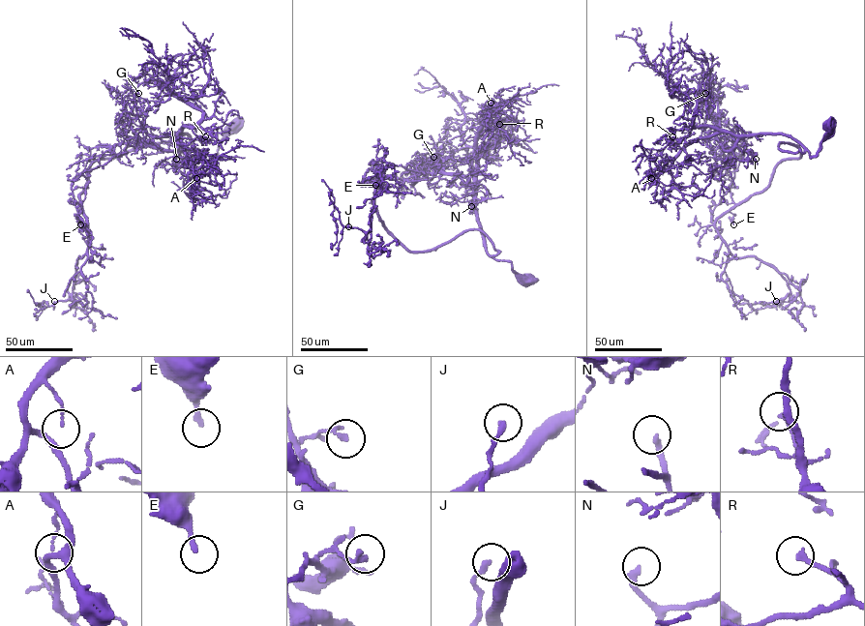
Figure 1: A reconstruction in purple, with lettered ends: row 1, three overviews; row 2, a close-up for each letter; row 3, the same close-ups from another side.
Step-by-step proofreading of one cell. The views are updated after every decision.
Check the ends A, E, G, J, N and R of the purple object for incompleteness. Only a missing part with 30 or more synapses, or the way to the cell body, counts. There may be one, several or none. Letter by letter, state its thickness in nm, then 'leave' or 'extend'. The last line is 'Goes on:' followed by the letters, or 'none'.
A: calibre 80 nm; leave
E: calibre 190 nm; leave
G: calibre 190 nm; leave
J: calibre 190 nm; leave
N: calibre 220 nm; extend
R: calibre 220 nm; leave
Goes on: N

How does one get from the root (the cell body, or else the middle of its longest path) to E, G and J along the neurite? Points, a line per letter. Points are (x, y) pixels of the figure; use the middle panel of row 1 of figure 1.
E: (527, 279), (510, 261), (493, 257), (499, 252), (476, 229), (409, 252), (376, 213), (375, 185)
G: (527, 279), (512, 270), (510, 261), (488, 253), (468, 180), (420, 168), (433, 157)
J: (527, 279), (476, 229), (408, 251), (376, 213), (381, 166), (371, 229), (362, 241), (348, 226)

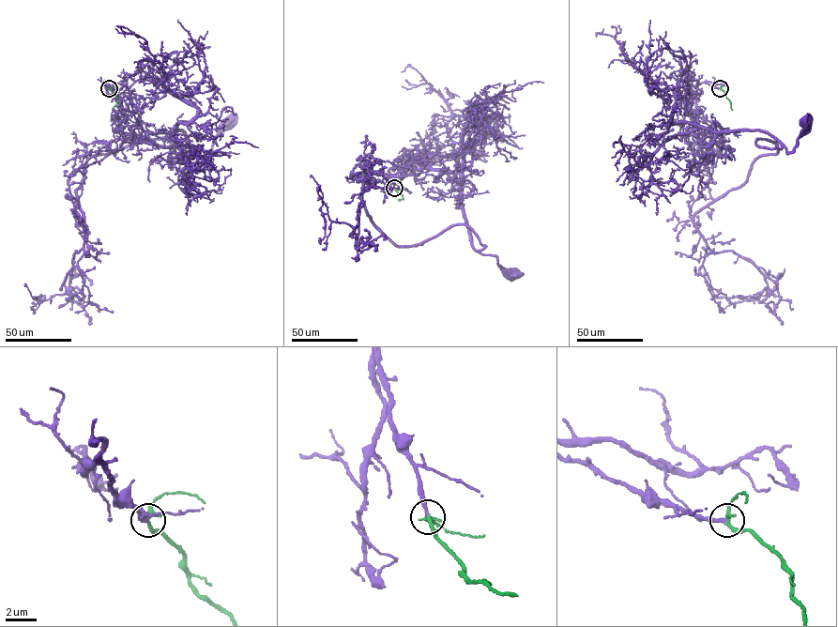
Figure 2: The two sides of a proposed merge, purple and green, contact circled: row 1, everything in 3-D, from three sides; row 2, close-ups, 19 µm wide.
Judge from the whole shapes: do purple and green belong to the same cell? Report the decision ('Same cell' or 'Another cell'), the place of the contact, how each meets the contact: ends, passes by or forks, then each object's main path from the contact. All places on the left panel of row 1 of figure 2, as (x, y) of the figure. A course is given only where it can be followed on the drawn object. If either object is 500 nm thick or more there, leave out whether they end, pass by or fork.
Same cell. Place: (109, 88). At the ring purple ends. At the ring green passes by. Course of purple: (109, 88), (120, 98), (127, 125), (162, 145), (181, 130), (190, 145), (211, 153), (227, 122). Course of green: (109, 88), (116, 99), (114, 110)

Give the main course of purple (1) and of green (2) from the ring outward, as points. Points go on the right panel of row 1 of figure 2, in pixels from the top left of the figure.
1: (720, 88), (697, 86), (693, 132), (703, 145), (719, 134), (759, 130), (789, 153), (805, 122)
2: (720, 88), (732, 110)

